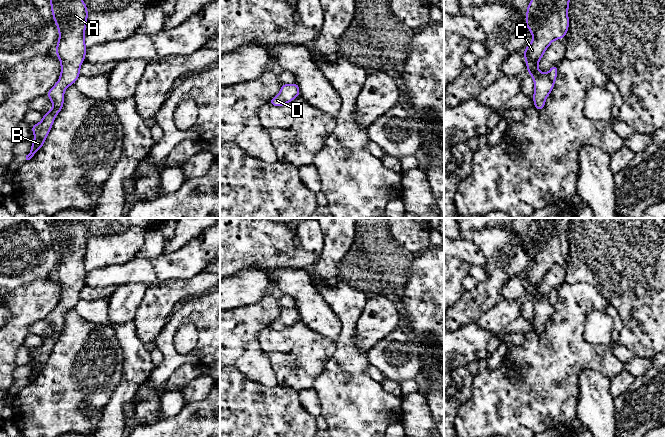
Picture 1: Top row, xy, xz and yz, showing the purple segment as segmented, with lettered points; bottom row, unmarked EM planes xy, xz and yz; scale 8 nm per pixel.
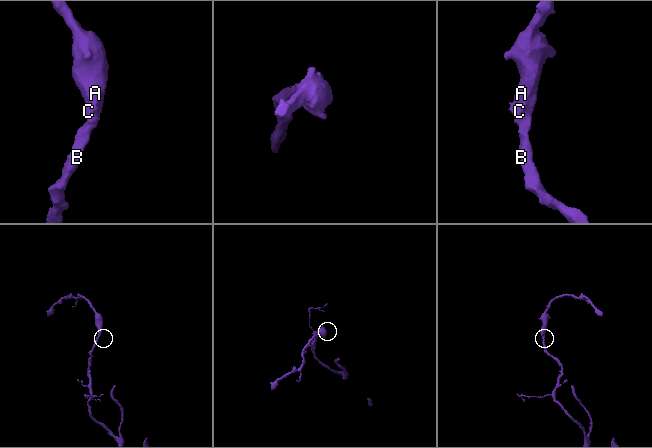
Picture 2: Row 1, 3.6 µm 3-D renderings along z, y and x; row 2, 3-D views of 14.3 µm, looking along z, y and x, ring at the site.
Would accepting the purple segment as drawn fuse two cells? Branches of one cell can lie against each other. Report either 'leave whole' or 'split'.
leave whole

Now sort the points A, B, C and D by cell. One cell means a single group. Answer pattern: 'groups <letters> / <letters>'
groups A B C D

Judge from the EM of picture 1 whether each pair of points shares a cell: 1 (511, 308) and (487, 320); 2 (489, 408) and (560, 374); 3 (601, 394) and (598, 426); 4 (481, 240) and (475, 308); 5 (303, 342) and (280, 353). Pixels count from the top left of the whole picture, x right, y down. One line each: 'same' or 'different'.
1: same
2: same
3: same
4: same
5: same

